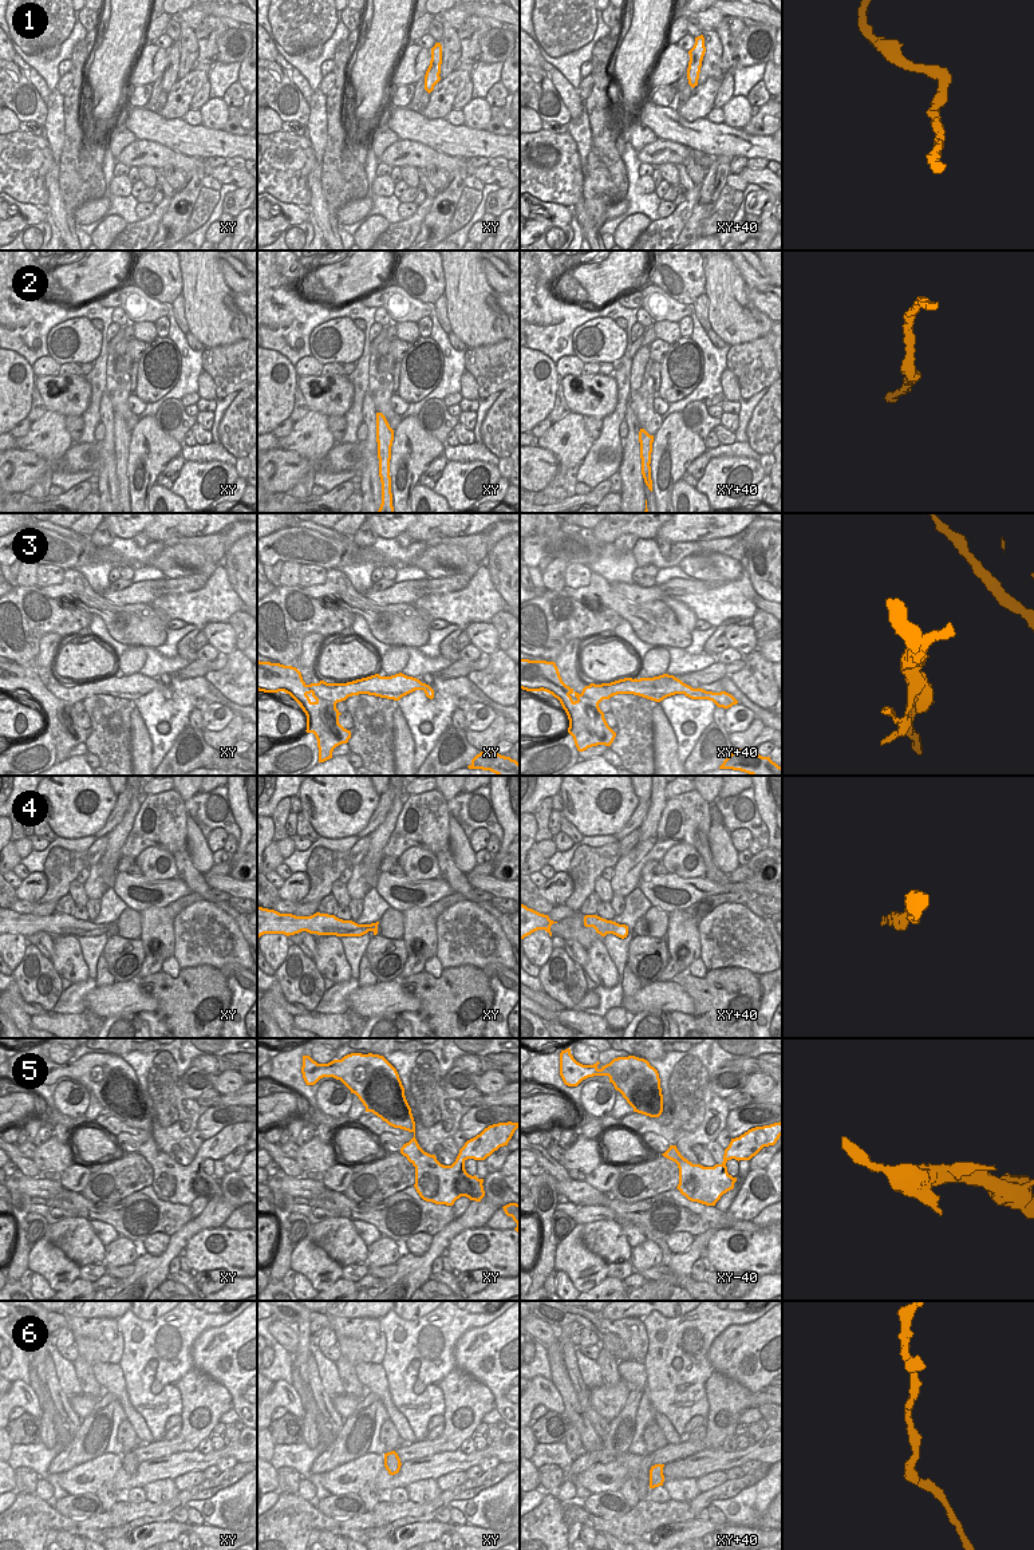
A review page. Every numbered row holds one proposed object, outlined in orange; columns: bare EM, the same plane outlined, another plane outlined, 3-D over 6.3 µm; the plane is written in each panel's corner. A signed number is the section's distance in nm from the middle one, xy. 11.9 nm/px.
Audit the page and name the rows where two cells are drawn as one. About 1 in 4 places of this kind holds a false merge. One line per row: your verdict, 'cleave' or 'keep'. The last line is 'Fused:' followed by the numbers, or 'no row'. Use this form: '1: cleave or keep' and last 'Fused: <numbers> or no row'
1: keep
2: keep
3: cleave
4: keep
5: keep
6: keep
Fused: 3

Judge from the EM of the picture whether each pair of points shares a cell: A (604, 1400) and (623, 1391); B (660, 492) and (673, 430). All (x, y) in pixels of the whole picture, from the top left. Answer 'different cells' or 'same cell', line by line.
A: same cell
B: same cell

